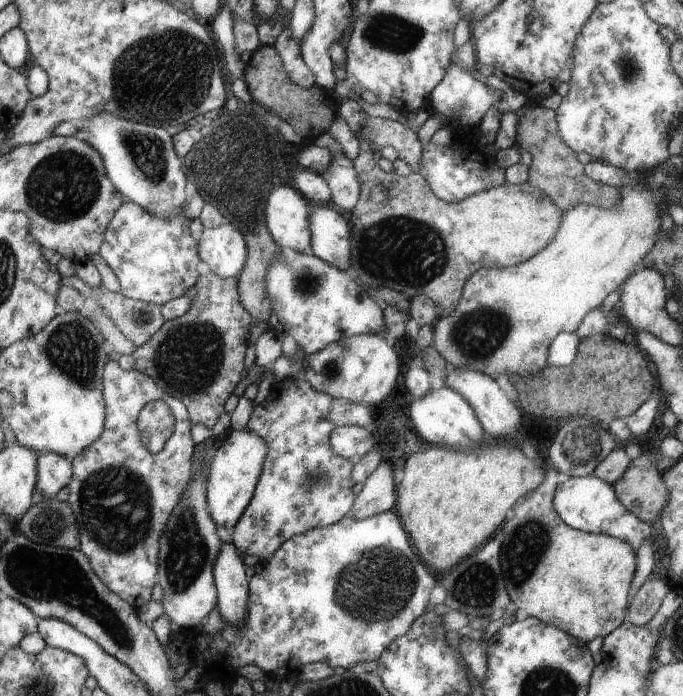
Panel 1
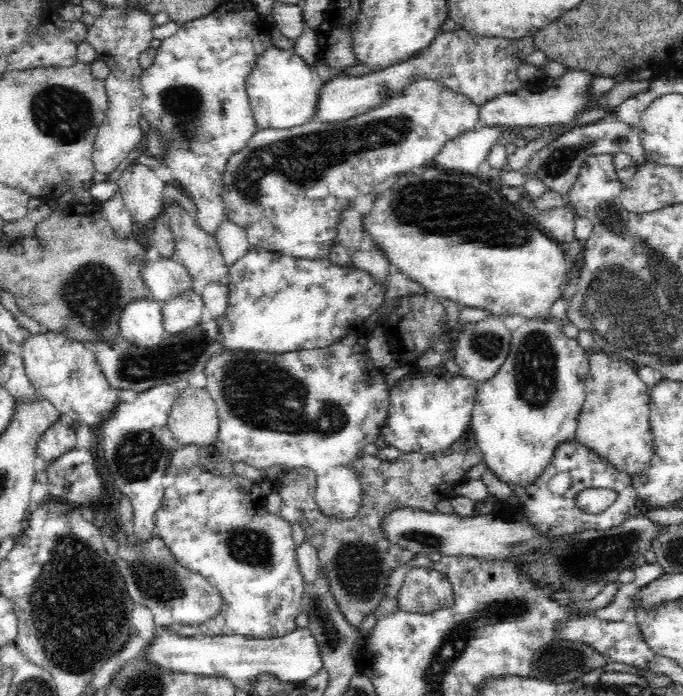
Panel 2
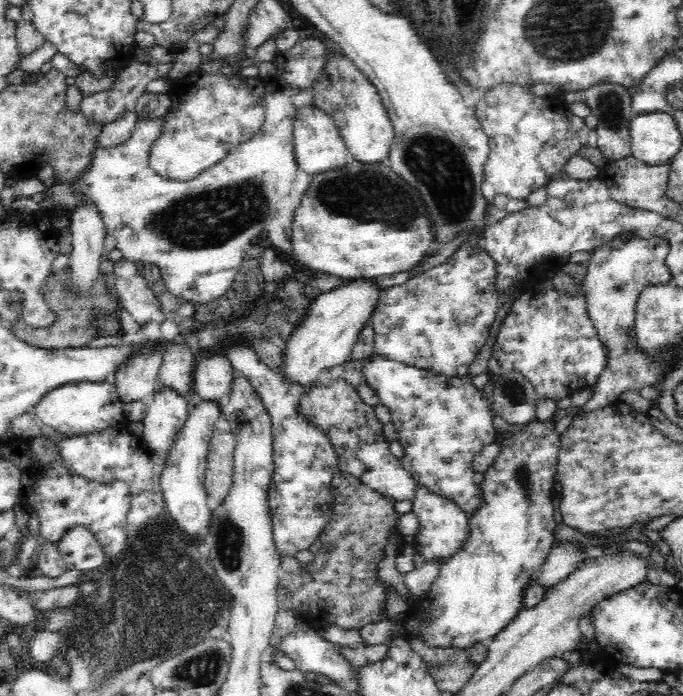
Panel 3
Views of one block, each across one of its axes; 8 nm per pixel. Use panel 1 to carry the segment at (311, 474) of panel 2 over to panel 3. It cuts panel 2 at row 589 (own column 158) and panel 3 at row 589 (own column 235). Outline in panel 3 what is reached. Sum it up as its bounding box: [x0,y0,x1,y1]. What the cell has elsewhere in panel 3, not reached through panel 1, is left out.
[277,471,401,630]

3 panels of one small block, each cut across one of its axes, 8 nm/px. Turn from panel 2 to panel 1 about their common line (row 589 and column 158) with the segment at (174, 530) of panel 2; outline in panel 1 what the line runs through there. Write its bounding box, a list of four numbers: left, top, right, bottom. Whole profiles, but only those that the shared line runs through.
[99,200,201,306]

